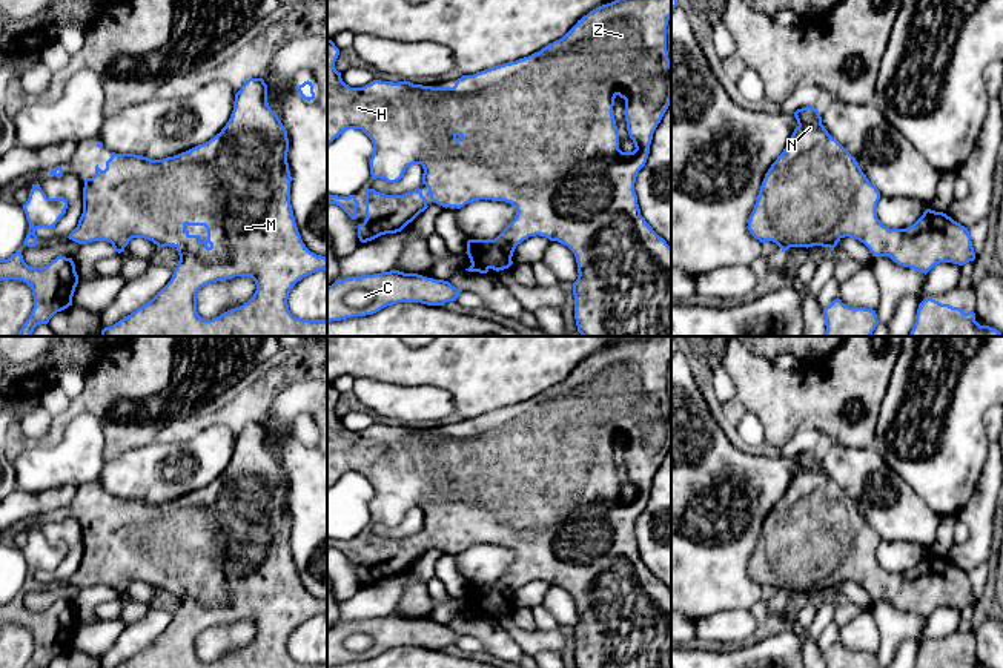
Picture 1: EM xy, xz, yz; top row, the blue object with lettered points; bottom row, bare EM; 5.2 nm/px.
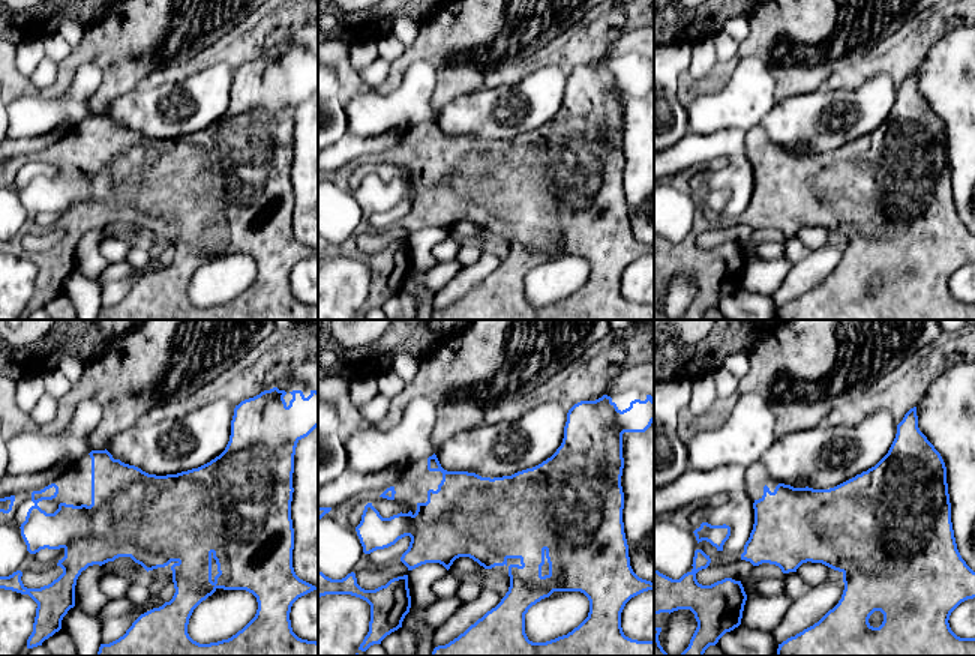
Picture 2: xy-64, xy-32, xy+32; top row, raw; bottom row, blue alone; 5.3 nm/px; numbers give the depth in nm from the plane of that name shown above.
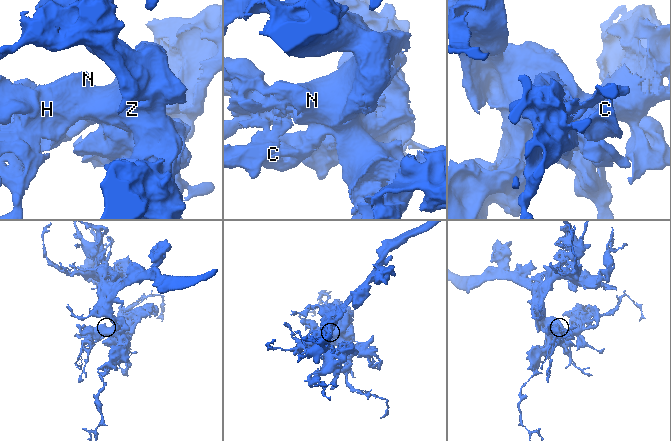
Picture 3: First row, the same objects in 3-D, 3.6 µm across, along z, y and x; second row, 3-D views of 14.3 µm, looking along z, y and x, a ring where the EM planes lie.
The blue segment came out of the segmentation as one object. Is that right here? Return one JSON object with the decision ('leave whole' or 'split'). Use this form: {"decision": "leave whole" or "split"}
{"decision": "leave whole"}

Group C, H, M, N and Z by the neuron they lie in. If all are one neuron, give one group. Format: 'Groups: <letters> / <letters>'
Groups: C H M N Z

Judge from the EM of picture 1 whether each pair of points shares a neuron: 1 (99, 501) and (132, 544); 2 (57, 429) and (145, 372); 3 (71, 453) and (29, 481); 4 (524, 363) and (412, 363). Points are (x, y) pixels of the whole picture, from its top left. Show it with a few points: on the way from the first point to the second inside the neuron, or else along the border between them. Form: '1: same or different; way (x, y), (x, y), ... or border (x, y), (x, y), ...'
1: same; way (100, 512), (122, 533)
2: same; way (77, 407), (122, 389)
3: same; way (60, 464), (40, 470)
4: same; way (496, 363), (440, 366)

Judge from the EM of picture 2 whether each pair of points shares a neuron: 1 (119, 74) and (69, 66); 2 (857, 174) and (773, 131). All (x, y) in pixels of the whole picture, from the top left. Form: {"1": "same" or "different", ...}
{"1": "same", "2": "different"}

